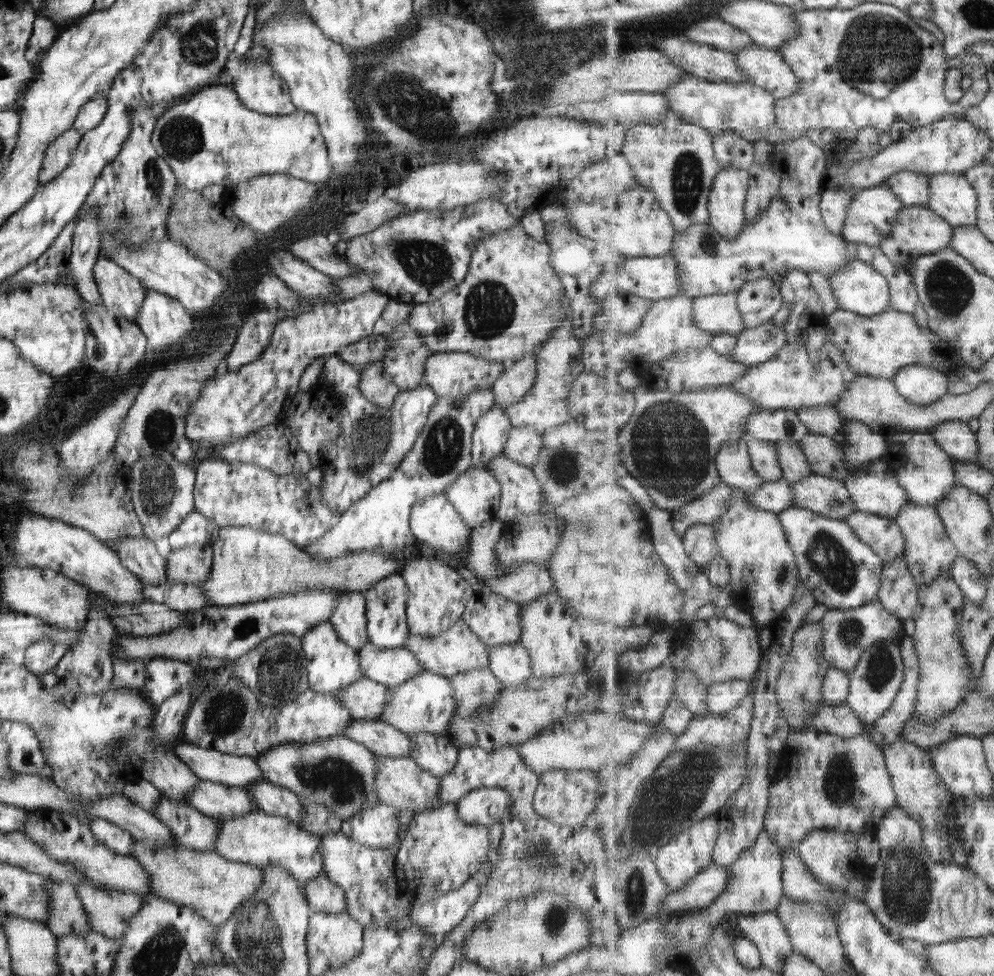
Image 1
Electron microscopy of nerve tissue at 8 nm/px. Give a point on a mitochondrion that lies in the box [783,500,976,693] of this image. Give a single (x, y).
(826, 555)

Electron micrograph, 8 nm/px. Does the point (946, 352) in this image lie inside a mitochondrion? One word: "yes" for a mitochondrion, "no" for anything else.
no

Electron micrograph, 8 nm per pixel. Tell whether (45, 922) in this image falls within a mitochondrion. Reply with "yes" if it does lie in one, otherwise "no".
no

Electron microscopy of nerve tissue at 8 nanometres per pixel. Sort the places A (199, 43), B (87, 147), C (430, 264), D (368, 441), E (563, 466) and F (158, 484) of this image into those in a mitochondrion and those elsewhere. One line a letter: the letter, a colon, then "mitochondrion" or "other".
A: mitochondrion
B: other
C: mitochondrion
D: mitochondrion
E: mitochondrion
F: mitochondrion

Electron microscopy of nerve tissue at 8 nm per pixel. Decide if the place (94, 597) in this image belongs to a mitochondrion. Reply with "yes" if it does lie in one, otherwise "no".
no

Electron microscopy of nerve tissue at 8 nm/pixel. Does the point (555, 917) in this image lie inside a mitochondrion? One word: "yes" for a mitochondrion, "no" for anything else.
yes

